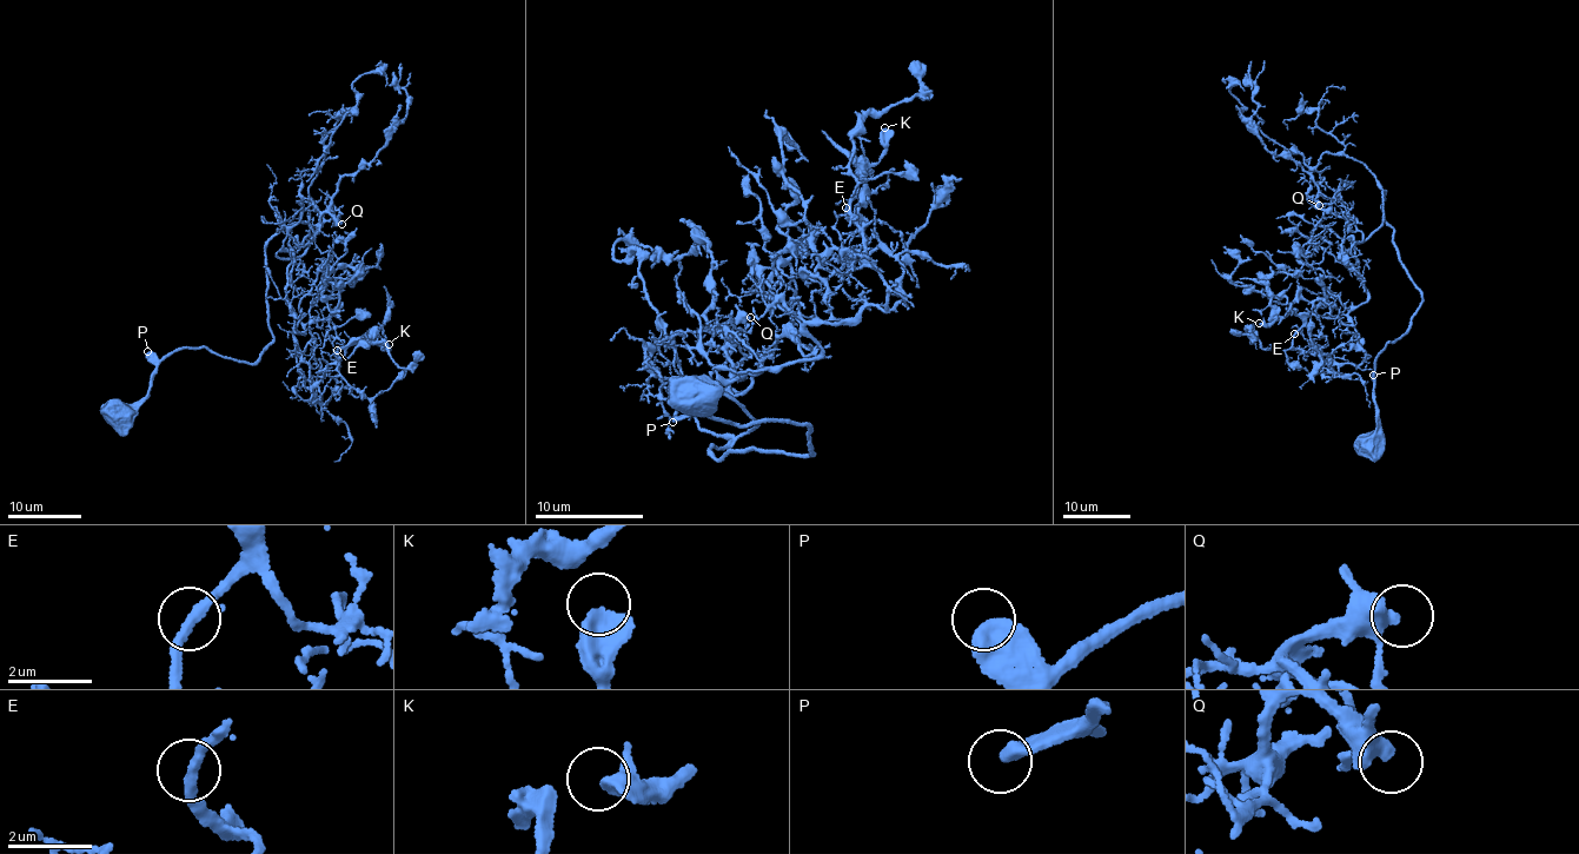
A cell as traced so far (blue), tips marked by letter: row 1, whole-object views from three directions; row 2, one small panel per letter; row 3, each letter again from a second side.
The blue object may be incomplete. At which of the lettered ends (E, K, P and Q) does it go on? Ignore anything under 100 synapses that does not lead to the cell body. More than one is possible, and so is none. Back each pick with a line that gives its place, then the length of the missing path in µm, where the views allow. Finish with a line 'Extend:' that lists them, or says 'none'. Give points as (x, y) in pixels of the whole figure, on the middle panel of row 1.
Q: Place: (750, 317). Missing length about 20 µm
Extend: Q

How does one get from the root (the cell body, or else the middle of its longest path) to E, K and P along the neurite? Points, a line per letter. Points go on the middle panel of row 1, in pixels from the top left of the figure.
E: (691, 388), (811, 454), (714, 455), (758, 424), (716, 384), (821, 353), (802, 270), (862, 240), (846, 207)
K: (691, 388), (811, 454), (714, 455), (758, 424), (716, 384), (821, 353), (802, 270), (862, 240), (884, 127)
P: (691, 388), (697, 382), (704, 383), (711, 402), (672, 422)

